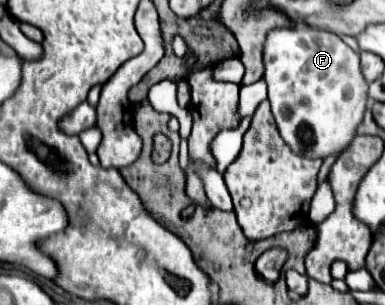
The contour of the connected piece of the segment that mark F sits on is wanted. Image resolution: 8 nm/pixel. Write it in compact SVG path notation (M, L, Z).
M297 24L295 28L277 28L267 34L265 42L265 80L269 86L271 112L275 116L281 138L291 150L305 158L321 158L341 154L355 138L357 126L367 110L367 80L359 68L359 54L351 50L337 34Z

